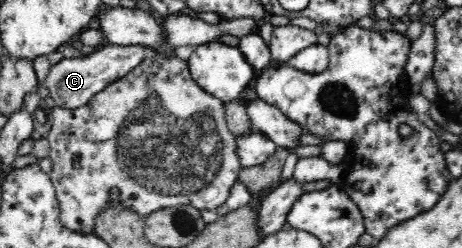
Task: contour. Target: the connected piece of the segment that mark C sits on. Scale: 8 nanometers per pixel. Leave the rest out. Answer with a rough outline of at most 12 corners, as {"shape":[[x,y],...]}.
{"shape":[[105,41],[50,64],[46,88],[76,109],[157,48]]}

